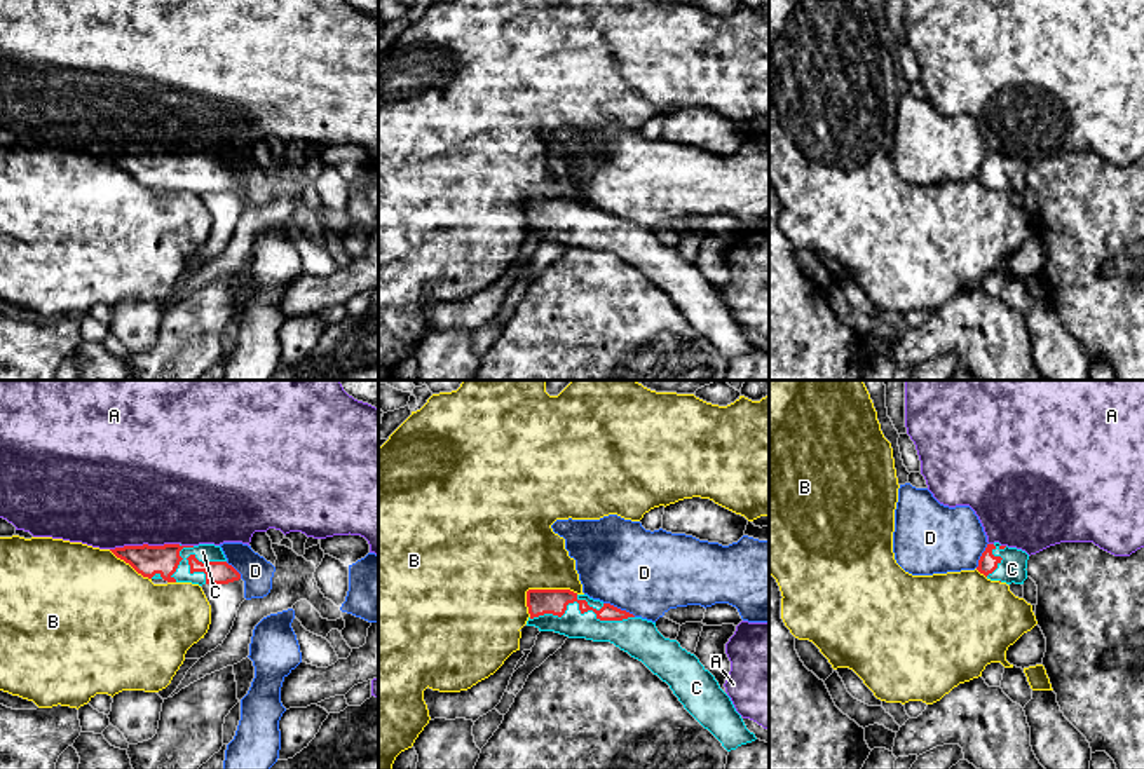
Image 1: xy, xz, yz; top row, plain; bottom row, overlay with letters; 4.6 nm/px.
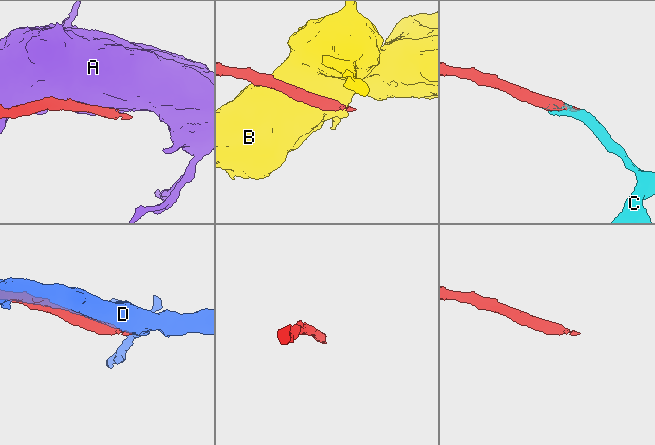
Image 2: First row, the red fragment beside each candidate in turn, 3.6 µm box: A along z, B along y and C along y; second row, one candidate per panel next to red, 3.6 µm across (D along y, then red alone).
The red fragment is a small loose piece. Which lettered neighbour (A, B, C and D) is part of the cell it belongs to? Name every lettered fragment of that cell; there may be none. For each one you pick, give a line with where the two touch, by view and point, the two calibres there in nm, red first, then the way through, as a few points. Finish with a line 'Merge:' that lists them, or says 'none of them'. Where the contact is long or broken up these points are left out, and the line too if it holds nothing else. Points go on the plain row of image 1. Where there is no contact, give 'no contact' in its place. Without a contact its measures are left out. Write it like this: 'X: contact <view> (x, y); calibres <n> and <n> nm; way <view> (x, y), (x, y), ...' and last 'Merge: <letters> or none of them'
C: contact xz (579, 217); calibres 120 and 140 nm
Merge: C

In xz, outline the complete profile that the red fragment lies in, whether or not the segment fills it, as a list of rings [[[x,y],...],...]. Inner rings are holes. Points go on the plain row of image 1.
[[[528,199],[527,216],[527,235],[569,248],[610,251],[642,270],[727,361],[757,349],[715,286],[677,249],[664,248],[656,232],[570,199]]]

